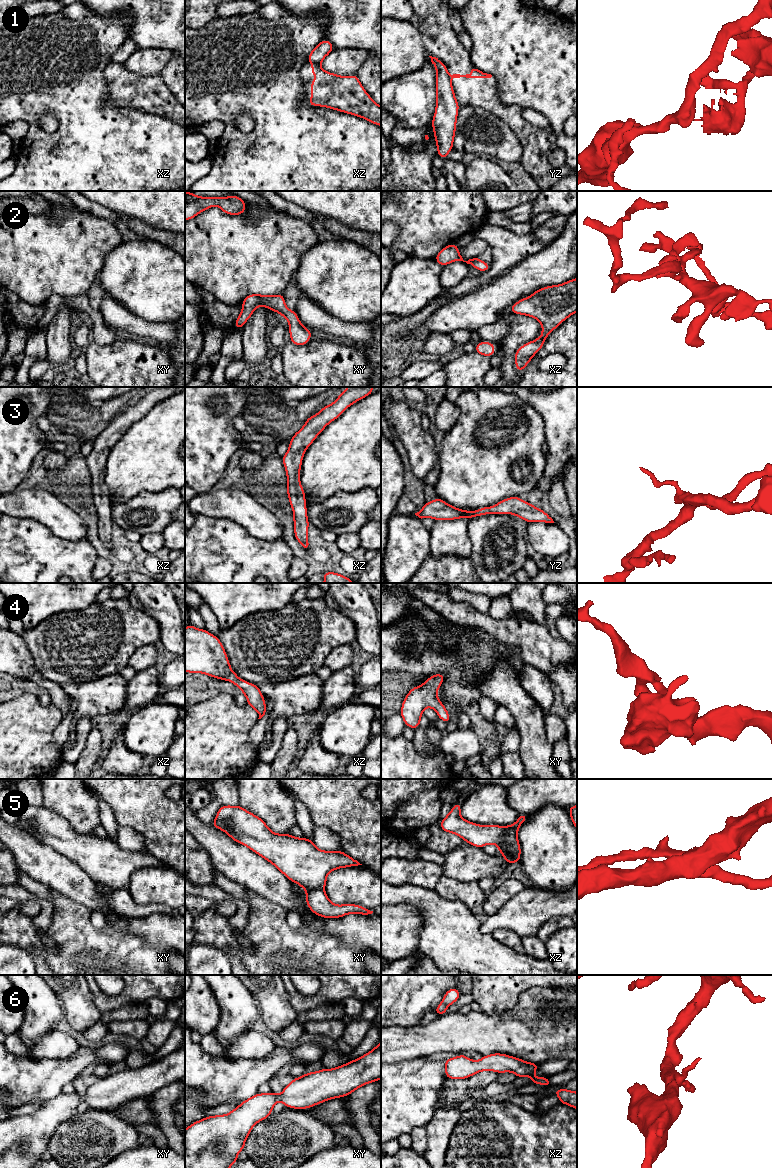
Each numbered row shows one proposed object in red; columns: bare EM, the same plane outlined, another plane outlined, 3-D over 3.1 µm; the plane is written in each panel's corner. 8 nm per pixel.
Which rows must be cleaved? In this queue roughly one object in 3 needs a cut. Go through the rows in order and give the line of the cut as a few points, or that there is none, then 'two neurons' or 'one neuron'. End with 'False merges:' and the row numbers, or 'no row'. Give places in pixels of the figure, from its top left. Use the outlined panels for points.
1: cut in xz along (313, 63), (318, 64); two neurons
2: no cut; one neuron
3: no cut; one neuron
4: no cut; one neuron
5: cut in xz along (500, 852), (511, 854), (515, 861); two neurons
6: no cut; one neuron
False merges: 1, 5

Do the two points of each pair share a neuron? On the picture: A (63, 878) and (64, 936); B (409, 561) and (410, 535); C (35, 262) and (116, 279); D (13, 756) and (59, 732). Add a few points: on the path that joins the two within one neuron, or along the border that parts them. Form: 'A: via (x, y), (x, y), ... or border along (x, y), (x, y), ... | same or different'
A: border along (50, 888), (84, 905) | different
B: via (409, 555), (409, 541) | same
C: border along (110, 251), (98, 272) | different
D: border along (62, 719), (53, 732), (53, 742), (61, 752) | different

